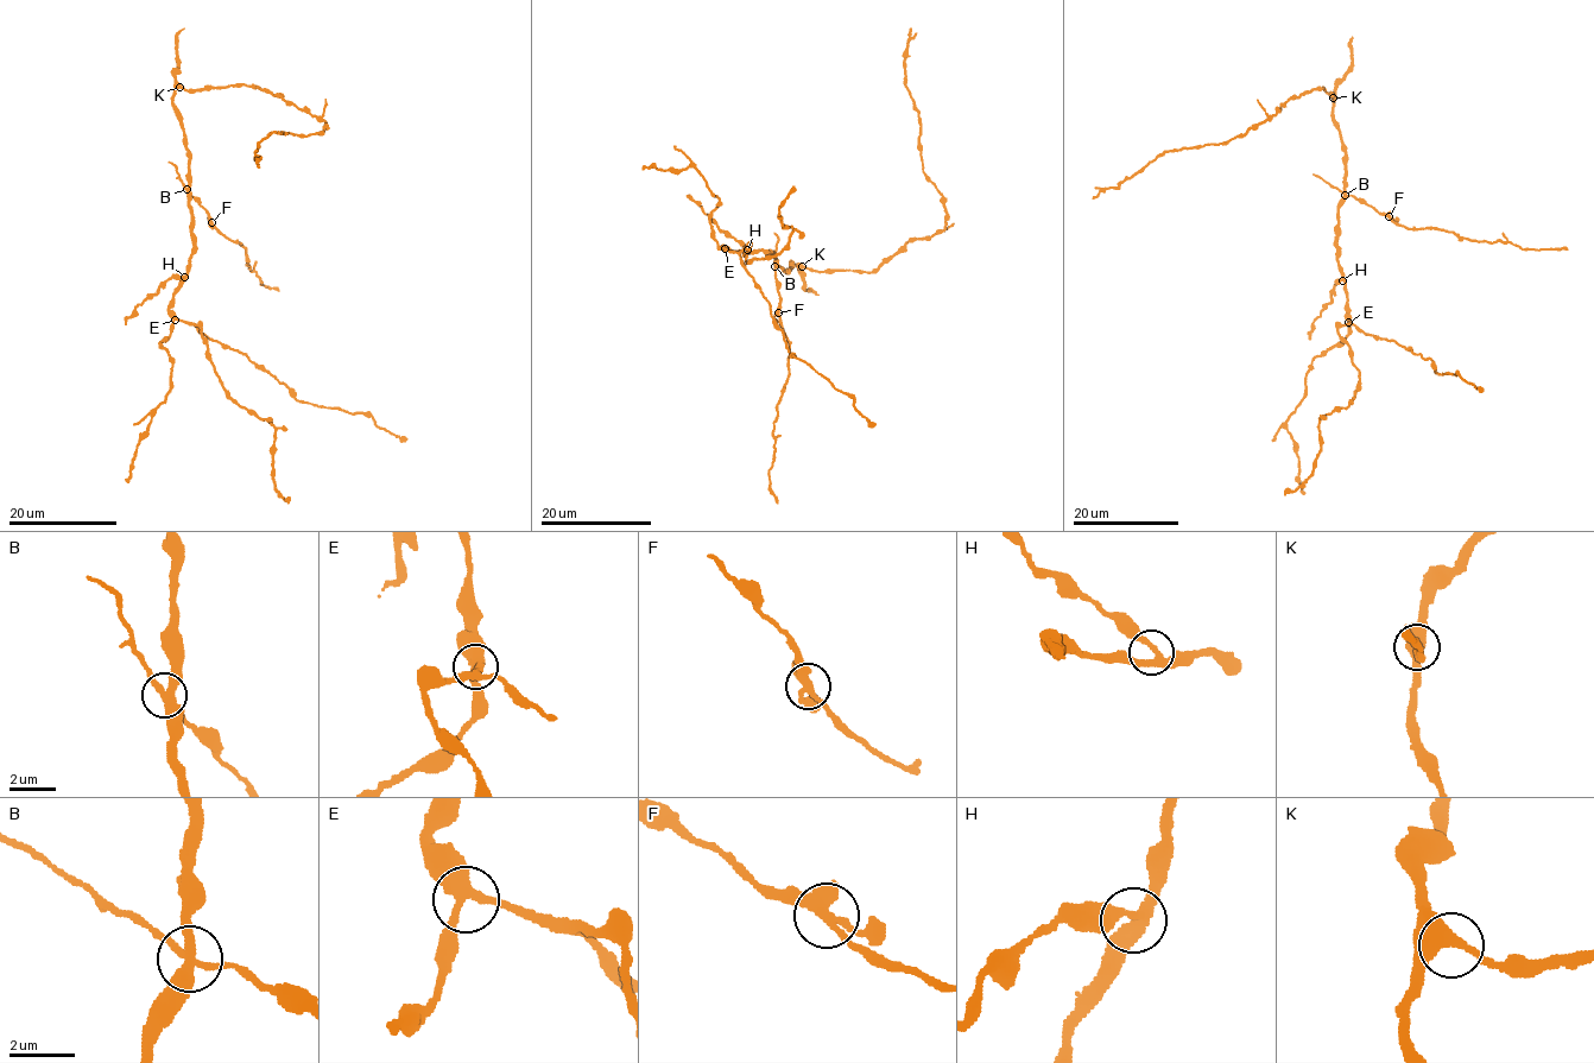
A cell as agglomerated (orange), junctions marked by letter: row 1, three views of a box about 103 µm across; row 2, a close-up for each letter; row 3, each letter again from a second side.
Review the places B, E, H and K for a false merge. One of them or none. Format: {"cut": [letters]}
{"cut": ["B"]}

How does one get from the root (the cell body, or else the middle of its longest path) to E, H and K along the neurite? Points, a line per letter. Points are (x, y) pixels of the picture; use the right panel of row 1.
E: (1345, 160), (1345, 202), (1339, 208), (1336, 248), (1348, 322)
H: (1345, 160), (1345, 202), (1339, 208), (1336, 240), (1342, 280)
K: (1345, 160), (1345, 146), (1333, 114), (1333, 97)

